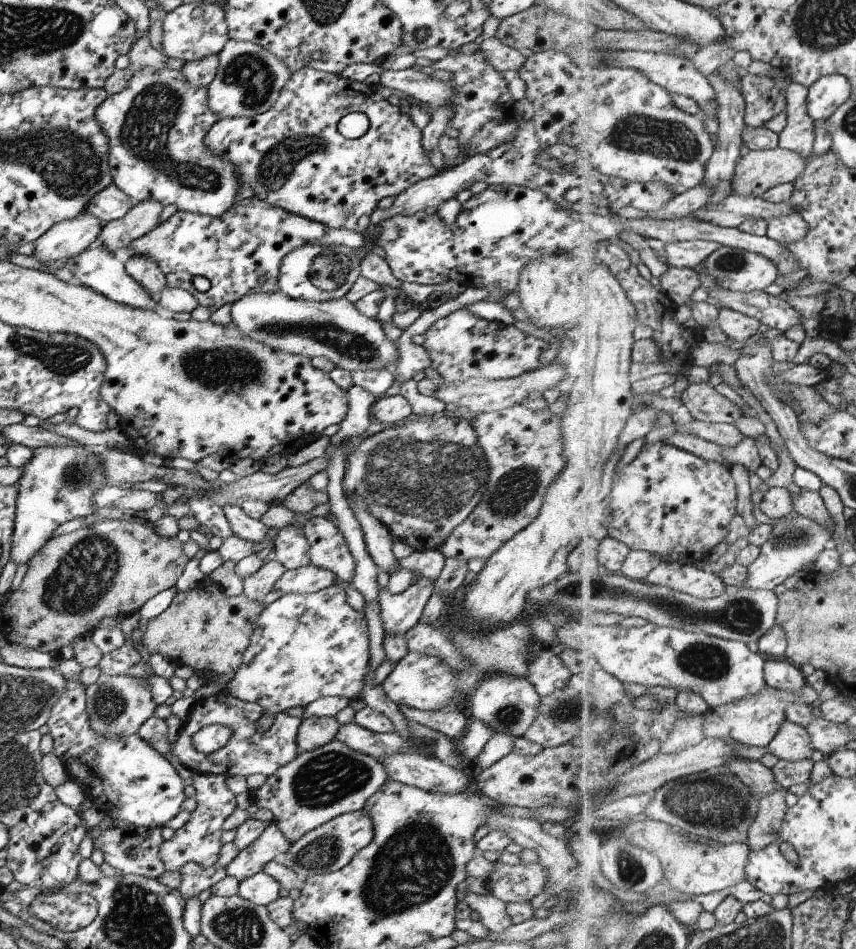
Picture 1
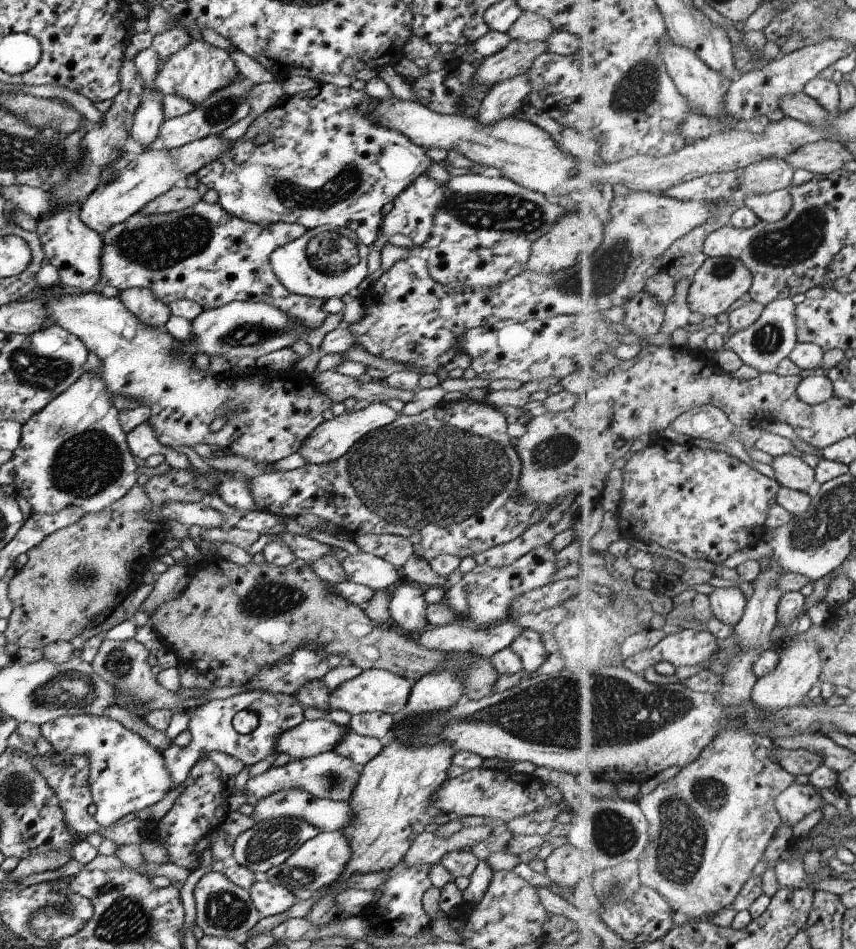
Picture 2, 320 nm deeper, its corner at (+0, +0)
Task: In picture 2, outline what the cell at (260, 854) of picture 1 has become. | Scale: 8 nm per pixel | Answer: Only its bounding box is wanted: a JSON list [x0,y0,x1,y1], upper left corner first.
[232,817,321,873]

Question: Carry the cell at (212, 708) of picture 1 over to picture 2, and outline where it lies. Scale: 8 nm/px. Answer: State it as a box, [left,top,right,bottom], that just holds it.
[160,689,304,789]

